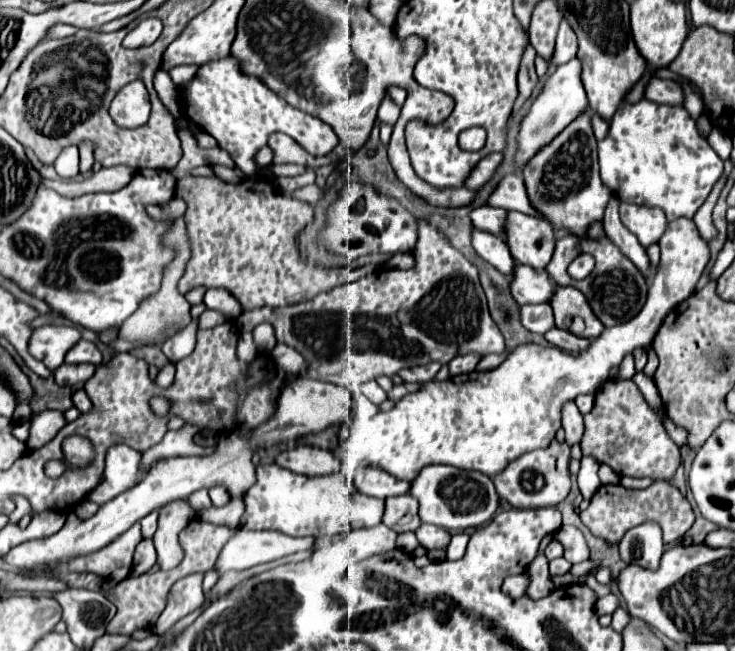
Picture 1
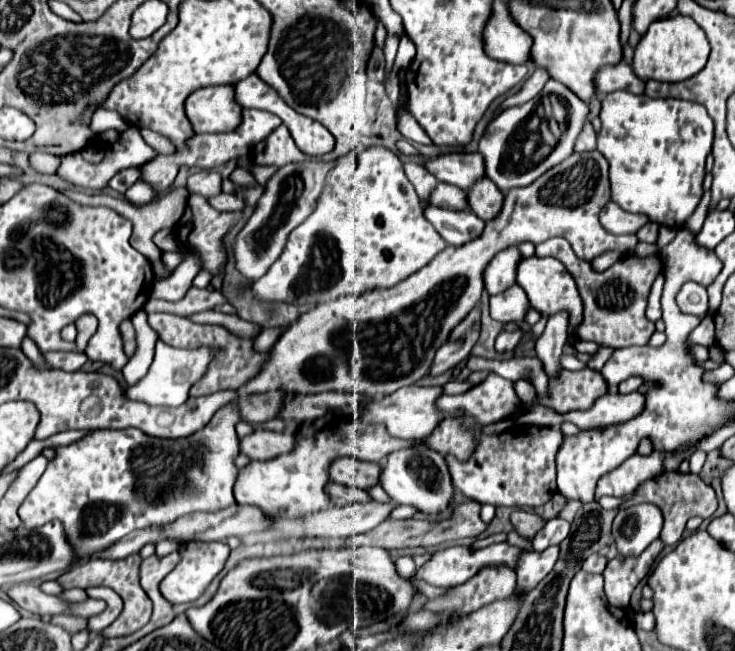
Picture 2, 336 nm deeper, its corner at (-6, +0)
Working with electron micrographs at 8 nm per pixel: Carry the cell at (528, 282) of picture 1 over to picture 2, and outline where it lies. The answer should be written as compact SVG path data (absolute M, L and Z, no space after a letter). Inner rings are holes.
M506 247L500 253L494 255L494 259L486 265L482 279L484 279L484 289L490 295L496 295L504 291L504 287L516 283L516 263L520 261L520 253L516 247Z

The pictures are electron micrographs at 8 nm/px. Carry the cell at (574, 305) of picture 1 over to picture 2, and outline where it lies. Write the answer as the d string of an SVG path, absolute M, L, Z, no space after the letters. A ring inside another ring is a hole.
M524 257L520 259L518 263L518 269L516 269L516 283L526 291L528 295L528 301L530 305L540 311L540 313L546 313L546 315L554 315L556 311L568 311L570 313L570 341L574 341L574 329L576 329L576 323L580 321L580 315L582 315L582 299L578 295L578 289L576 289L576 283L574 279L568 275L568 271L564 269L564 265L552 257Z

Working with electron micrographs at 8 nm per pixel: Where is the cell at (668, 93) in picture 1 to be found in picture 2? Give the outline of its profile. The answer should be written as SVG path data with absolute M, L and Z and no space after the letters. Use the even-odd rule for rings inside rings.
M616 63L616 65L606 65L600 67L594 75L594 87L596 93L606 95L612 91L630 91L634 95L642 95L644 93L644 81L636 79L632 67L628 63Z

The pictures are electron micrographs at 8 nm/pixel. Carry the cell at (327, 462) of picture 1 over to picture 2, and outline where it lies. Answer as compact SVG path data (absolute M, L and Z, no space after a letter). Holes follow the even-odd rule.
M254 429L250 435L240 439L240 453L260 461L288 453L292 451L292 447L294 447L292 435L270 431L270 429Z

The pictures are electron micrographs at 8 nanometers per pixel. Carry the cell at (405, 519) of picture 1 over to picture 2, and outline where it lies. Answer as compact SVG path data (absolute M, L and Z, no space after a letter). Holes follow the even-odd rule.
M328 483L326 493L328 493L328 499L330 499L332 505L348 505L348 503L356 503L356 501L370 501L368 493L364 493L362 489L344 487L340 483Z

